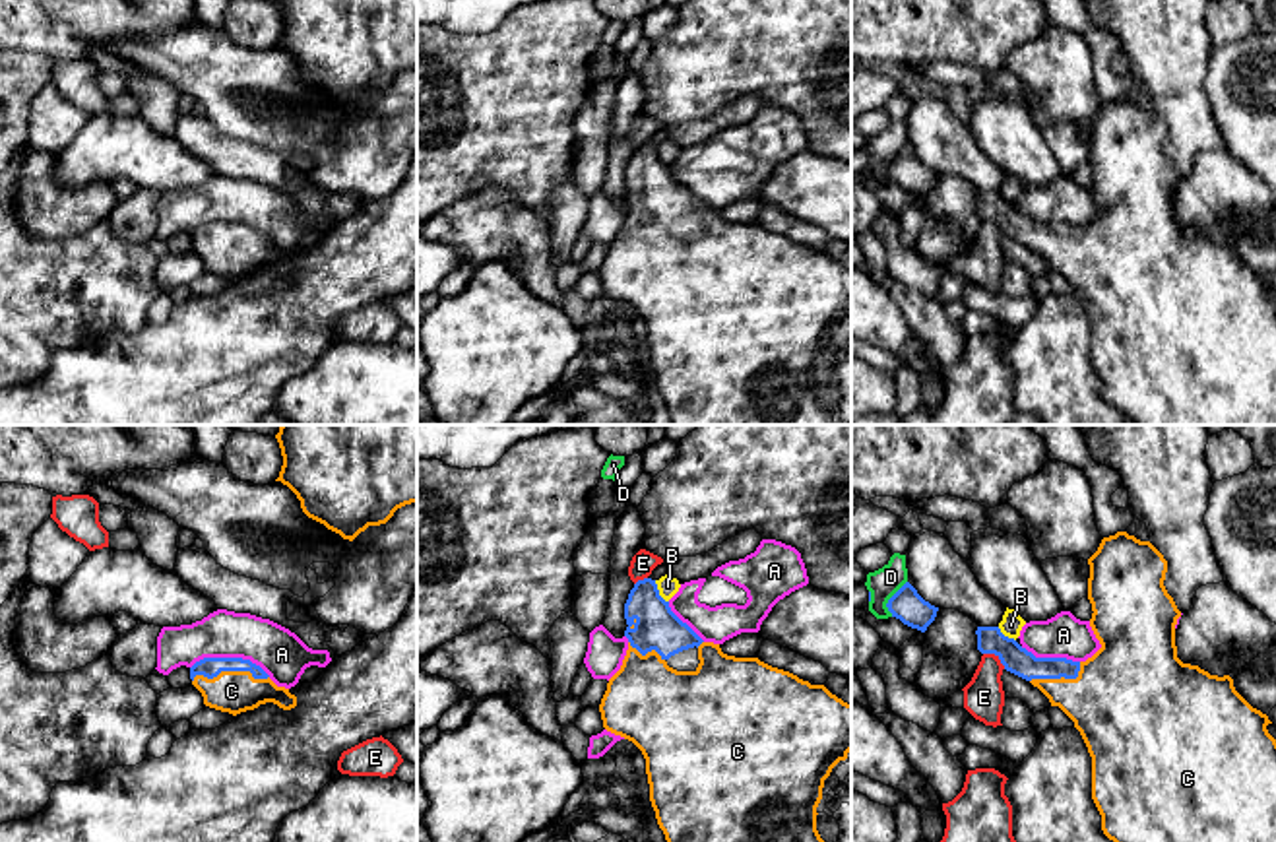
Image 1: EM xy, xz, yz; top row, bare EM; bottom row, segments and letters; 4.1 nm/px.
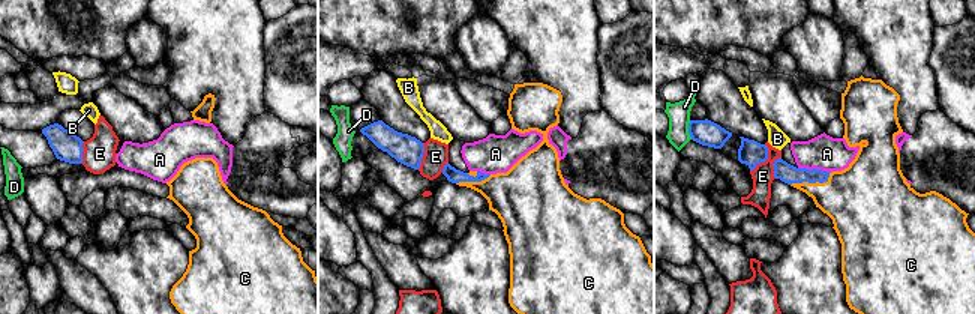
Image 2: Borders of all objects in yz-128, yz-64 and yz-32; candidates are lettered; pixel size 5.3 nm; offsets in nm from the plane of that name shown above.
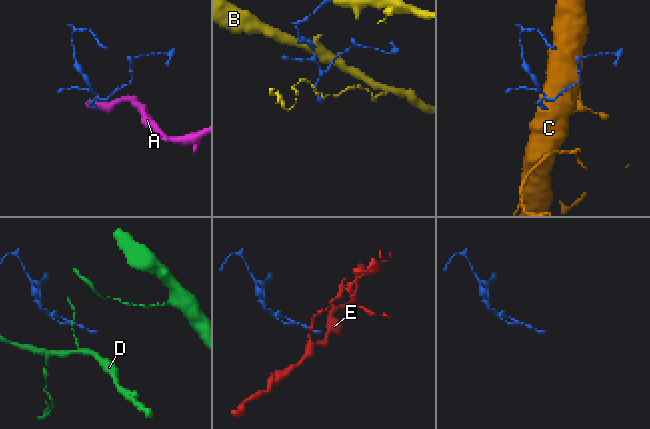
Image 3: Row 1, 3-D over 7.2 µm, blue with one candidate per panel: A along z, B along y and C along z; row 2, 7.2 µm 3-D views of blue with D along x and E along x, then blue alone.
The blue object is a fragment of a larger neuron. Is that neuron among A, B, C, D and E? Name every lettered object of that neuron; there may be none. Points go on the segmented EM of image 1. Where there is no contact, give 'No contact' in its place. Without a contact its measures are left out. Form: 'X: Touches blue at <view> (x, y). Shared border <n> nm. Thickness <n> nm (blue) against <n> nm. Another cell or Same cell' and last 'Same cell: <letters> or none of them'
A: Touches blue at xy (231, 658). Shared border 340 nm. Thickness 90 nm (blue) against 200 nm. Another cell
B: Touches blue at xz (658, 592). Shared border 110 nm. Thickness 180 nm (blue) against 90 nm. Another cell
C: Touches blue at xy (229, 670). Shared border 320 nm. Thickness 90 nm (blue) against 180 nm. Same cell
D: Touches blue at yz (891, 598). Shared border 170 nm. Thickness 140 nm (blue) against 120 nm. Another cell
E: Touches blue at yz (995, 654). Shared border 120 nm. Thickness 120 nm (blue) against 170 nm. Another cell
Same cell: C

